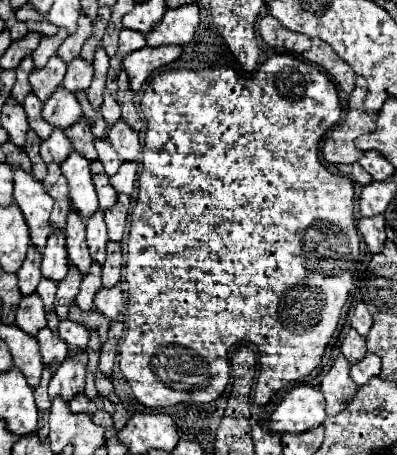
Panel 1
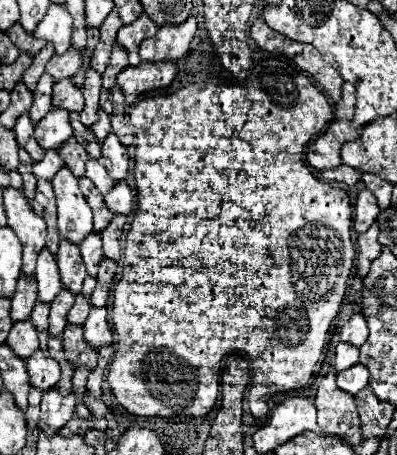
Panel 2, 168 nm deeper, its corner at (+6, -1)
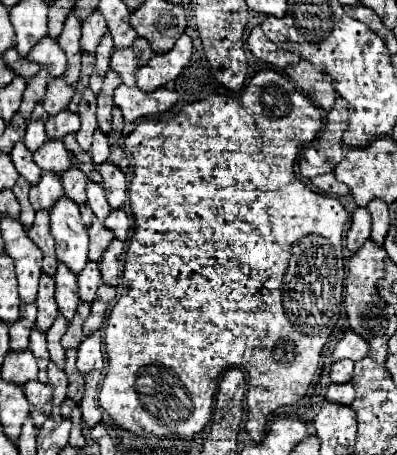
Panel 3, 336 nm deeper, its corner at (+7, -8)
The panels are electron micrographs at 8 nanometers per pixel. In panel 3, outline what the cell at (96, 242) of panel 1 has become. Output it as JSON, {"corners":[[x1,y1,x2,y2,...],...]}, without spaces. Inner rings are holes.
{"corners":[[87,262,79,274,79,296,83,302,93,302,97,288,103,284,97,262]]}

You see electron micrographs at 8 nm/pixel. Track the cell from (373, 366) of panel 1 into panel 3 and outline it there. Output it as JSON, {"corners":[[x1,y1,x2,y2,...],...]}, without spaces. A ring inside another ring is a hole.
{"corners":[[349,382,349,384,331,384,331,386,325,390,325,398,331,400,331,402,349,406,349,404,355,400,355,388,353,388,351,382]]}

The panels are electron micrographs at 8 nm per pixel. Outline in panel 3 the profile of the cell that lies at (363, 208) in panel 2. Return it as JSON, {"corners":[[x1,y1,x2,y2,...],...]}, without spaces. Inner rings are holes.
{"corners":[[359,206,351,218,351,228,347,232,347,248,351,252,357,252,369,236,371,236,371,216,367,208]]}

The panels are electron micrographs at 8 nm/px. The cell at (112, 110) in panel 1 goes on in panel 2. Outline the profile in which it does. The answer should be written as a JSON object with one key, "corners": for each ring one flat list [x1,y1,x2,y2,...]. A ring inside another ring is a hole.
{"corners":[[102,109,98,111,98,123,92,125,92,133,94,133,94,137,98,139,100,145,104,143,104,139,106,139,108,133,110,133,110,117,108,117]]}

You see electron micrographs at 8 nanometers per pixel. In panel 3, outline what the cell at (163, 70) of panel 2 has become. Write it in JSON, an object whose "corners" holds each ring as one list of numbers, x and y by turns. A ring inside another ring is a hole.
{"corners":[[121,84,113,96,115,106,121,108,127,122,169,110,177,102,177,92,169,88,159,88,157,92,141,92,137,86,129,88]]}

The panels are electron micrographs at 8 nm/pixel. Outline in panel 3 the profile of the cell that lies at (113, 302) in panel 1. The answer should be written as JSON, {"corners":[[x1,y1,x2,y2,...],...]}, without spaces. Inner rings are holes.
{"corners":[[101,332,89,334,81,344,79,344,79,358,77,358,77,368,79,372,87,374,91,370,101,370,103,368,103,340]]}

